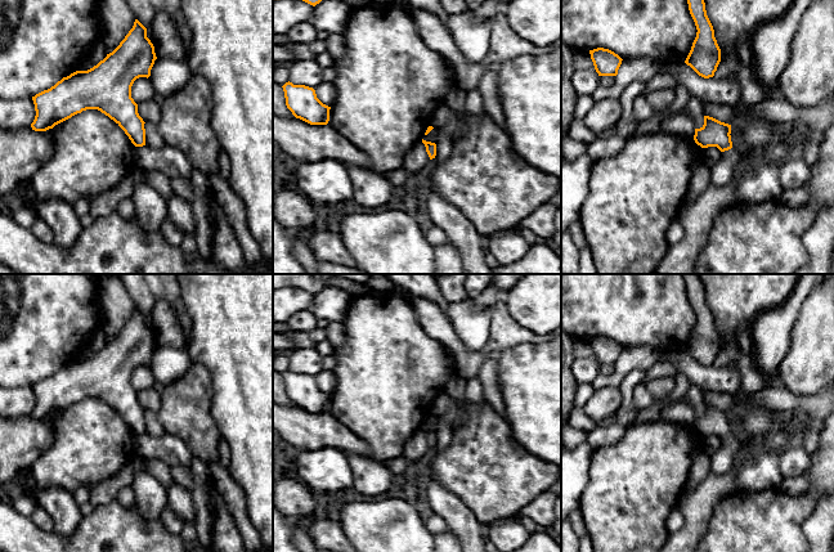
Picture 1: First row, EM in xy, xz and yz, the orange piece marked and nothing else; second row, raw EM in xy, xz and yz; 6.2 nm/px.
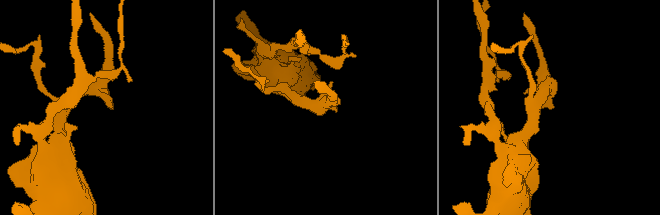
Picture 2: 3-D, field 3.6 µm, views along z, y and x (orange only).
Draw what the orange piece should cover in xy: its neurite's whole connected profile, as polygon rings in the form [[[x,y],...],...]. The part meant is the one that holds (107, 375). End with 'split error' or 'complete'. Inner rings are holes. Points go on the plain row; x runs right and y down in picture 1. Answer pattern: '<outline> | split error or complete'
[[[135,308],[133,317],[120,333],[97,354],[88,359],[76,359],[50,377],[32,385],[36,399],[31,412],[32,418],[46,419],[82,399],[98,398],[113,408],[135,435],[145,434],[145,410],[139,404],[138,392],[131,386],[131,374],[136,367],[151,364],[156,347],[154,335],[147,326],[147,317]]] | complete

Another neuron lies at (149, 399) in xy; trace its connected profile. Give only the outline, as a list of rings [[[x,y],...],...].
[[[147,389],[138,392],[138,401],[144,410],[152,410],[157,413],[161,408],[161,394],[152,389]]]

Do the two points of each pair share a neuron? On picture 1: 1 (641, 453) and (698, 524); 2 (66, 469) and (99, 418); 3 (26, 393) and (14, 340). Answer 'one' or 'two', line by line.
1: two
2: one
3: two

